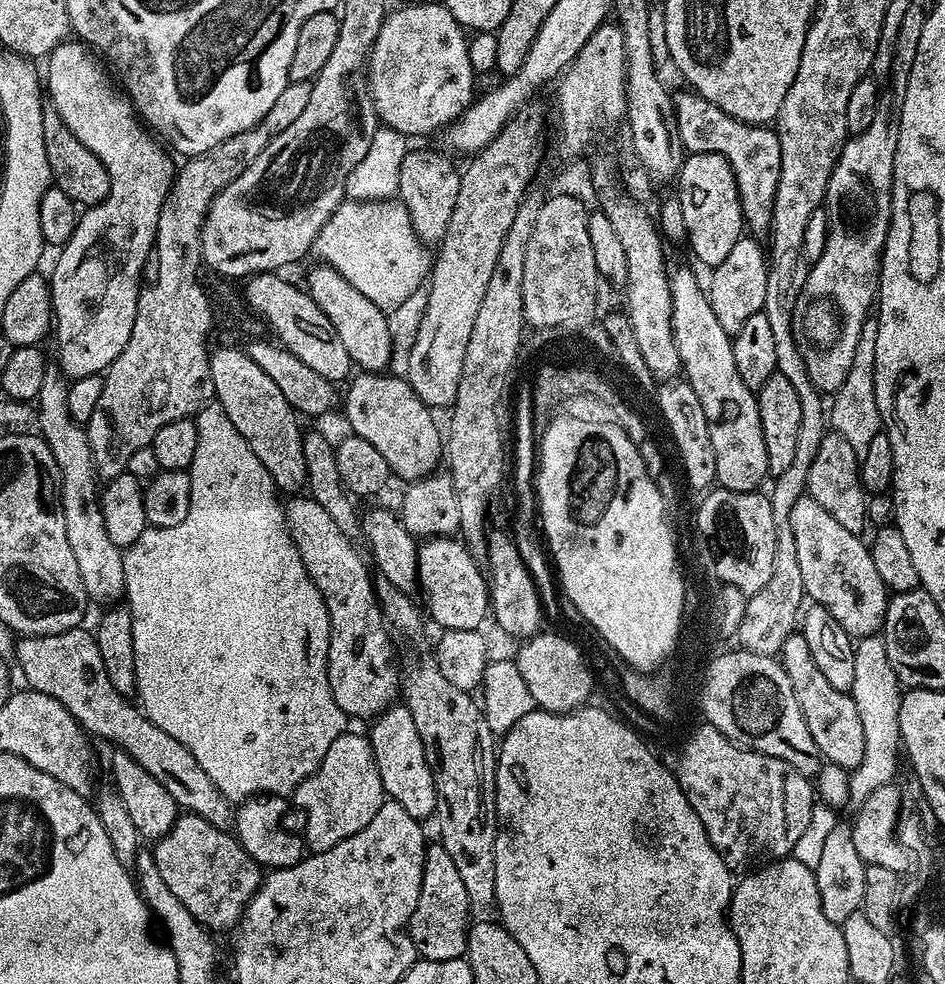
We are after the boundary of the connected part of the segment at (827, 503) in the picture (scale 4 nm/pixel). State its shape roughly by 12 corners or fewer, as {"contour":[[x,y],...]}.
{"contour":[[829,431],[806,495],[850,534],[869,527],[860,457]]}

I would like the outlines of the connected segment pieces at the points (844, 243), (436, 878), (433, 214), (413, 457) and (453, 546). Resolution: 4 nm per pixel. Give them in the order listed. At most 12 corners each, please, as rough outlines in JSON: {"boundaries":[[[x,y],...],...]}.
{"boundaries":[[[894,120],[845,140],[826,250],[792,311],[806,374],[835,394],[878,300]],[[444,847],[424,850],[408,923],[417,957],[468,951],[466,886]],[[407,151],[398,199],[416,237],[436,246],[454,214],[461,169]],[[357,375],[342,396],[351,435],[420,480],[441,463],[433,409],[407,379]],[[452,536],[416,549],[418,588],[444,630],[490,616],[488,581]]]}

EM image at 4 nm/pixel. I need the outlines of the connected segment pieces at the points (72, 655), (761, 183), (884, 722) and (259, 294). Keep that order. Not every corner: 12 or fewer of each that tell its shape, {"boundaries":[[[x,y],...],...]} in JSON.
{"boundaries":[[[87,627],[20,636],[29,689],[130,754],[177,809],[231,829],[198,758],[106,675]],[[676,92],[685,153],[722,154],[744,223],[772,227],[782,146],[696,92]],[[883,635],[854,644],[851,690],[866,750],[851,769],[858,806],[897,778],[902,685]],[[261,272],[243,303],[314,374],[347,381],[354,365],[318,302]]]}

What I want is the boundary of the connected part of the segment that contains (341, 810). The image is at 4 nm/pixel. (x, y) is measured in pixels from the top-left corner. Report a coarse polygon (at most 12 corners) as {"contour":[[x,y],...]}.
{"contour":[[346,730],[291,793],[309,853],[358,834],[386,799],[367,735]]}

